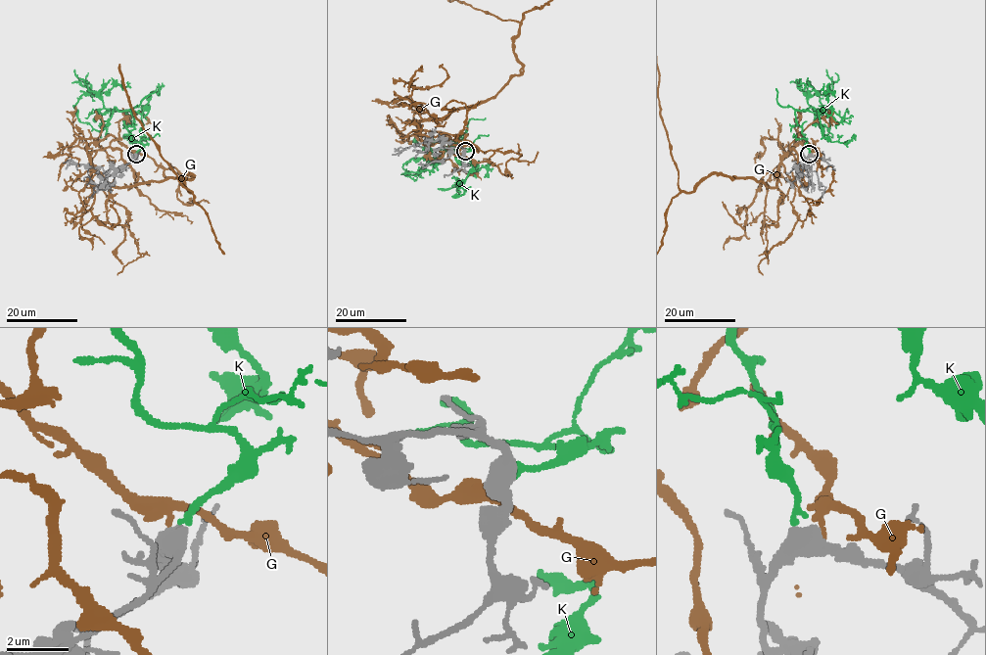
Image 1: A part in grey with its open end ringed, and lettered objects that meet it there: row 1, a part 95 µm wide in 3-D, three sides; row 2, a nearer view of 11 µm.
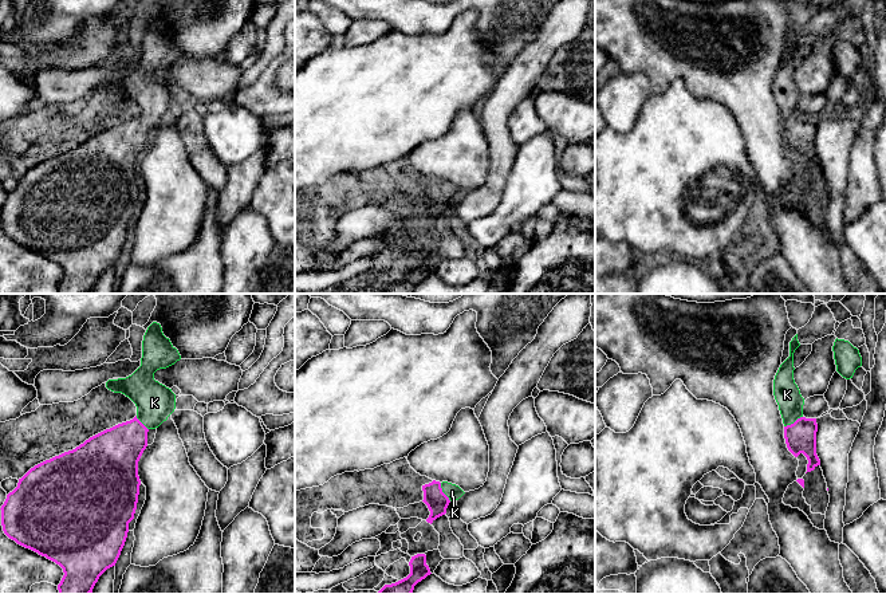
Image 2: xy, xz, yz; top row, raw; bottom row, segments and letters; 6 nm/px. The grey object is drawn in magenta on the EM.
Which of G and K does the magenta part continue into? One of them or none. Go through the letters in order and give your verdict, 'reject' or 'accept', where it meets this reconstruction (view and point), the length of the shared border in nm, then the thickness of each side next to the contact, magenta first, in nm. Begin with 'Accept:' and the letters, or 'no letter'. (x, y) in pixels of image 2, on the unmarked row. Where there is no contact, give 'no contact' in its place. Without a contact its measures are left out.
Accept: K
G: reject; no contact
K: accept; meets magenta in xz at (442, 192); contact 130 nm long; 140 nm thick on the magenta side, 90 nm on the other

